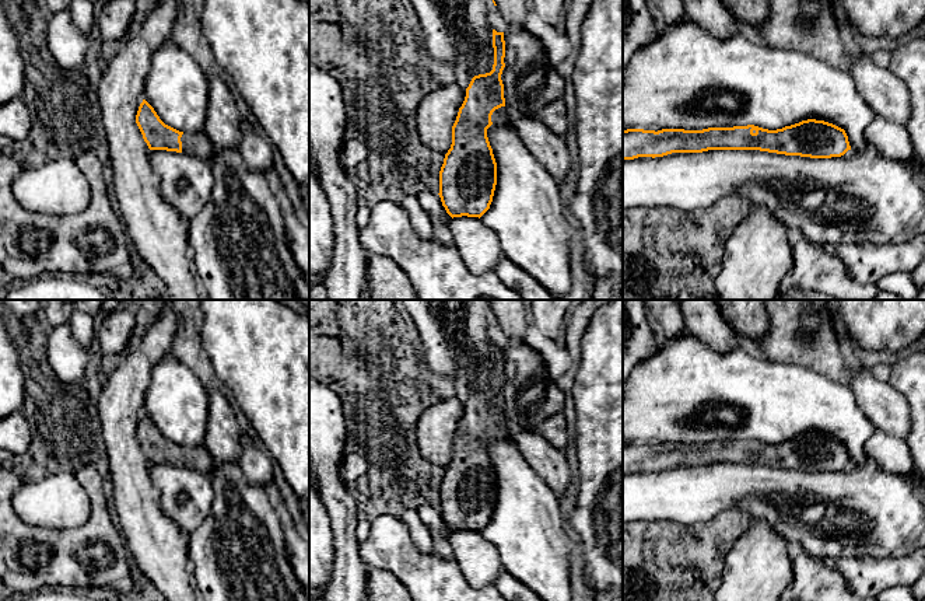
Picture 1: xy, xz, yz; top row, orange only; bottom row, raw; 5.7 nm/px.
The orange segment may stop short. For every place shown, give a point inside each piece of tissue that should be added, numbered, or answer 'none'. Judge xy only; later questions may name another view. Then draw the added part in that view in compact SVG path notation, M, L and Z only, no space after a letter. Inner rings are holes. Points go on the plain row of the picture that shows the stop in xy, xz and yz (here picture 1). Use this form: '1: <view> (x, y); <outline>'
1: xy (198, 458); M204 445L183 447L181 451L182 467L190 468L199 474L210 475L216 464Z

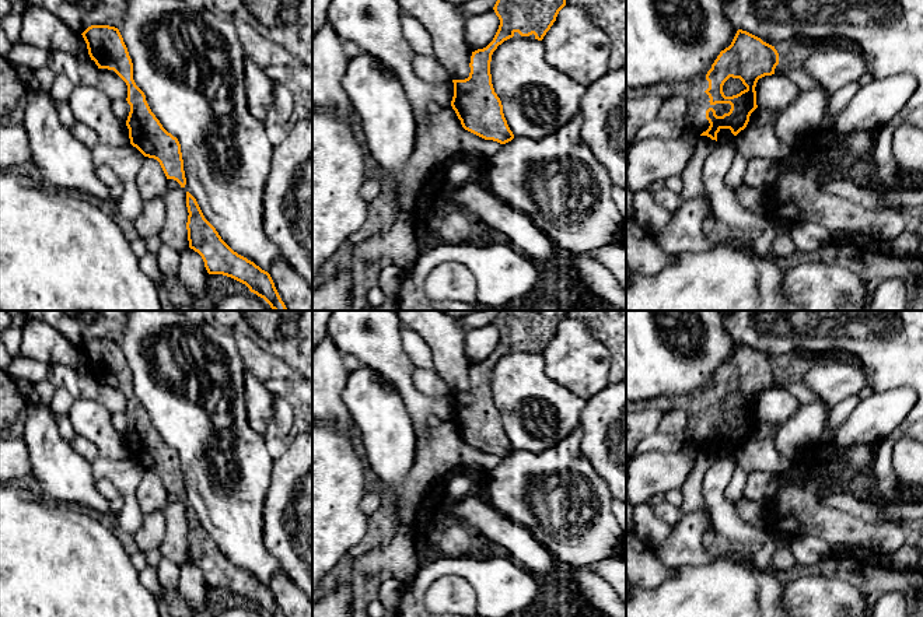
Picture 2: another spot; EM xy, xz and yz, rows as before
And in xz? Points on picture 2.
none

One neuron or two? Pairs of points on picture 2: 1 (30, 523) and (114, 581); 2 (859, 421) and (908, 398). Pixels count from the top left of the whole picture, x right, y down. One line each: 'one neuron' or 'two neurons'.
1: one neuron
2: one neuron

